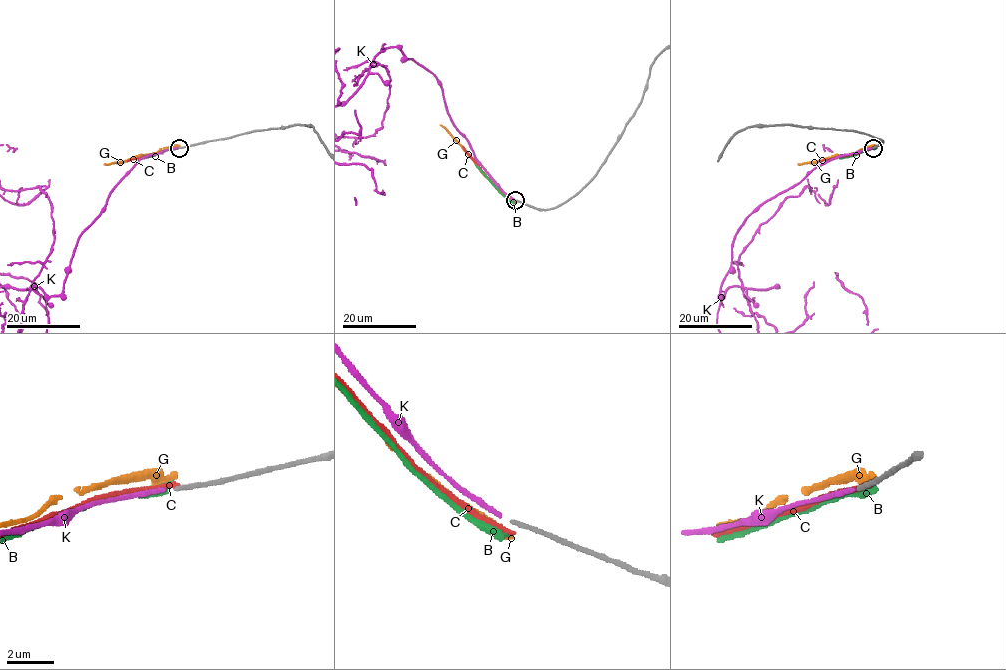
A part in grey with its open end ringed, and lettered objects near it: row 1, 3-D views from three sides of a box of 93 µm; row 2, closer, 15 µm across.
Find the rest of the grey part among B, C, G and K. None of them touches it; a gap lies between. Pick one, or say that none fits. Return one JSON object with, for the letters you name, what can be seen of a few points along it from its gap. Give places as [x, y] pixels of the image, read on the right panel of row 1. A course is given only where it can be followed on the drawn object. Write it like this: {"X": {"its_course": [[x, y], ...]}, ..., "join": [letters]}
{"K": {"its_course": [[873, 147], [761, 204], [719, 295], [795, 294], [820, 236], [842, 262], [819, 219], [770, 228]]}, "join": ["K"]}

